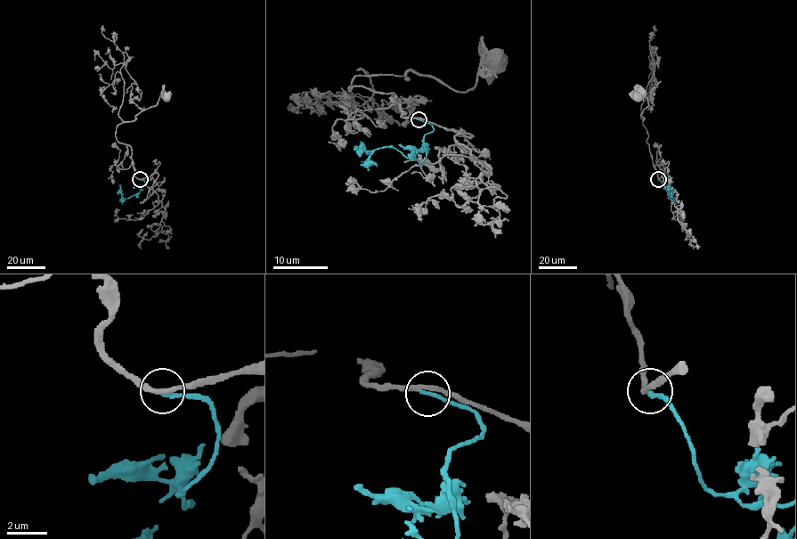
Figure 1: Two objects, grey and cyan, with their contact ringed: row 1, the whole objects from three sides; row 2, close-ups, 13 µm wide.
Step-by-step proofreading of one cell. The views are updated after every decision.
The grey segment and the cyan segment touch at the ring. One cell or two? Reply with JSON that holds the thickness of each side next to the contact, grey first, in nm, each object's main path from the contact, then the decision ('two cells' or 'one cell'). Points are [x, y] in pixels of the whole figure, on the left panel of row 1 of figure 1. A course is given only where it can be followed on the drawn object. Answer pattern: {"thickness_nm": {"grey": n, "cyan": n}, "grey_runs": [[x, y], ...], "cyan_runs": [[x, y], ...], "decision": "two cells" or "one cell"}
{"thickness_nm": {"grey": 240, "cyan": 200}, "grey_runs": [[140, 179], [134, 174], [132, 148], [117, 139], [116, 127], [134, 121], [160, 95], [167, 97]], "cyan_runs": [[140, 179], [144, 181], [142, 190], [130, 197], [124, 199], [118, 185]], "decision": "one cell"}

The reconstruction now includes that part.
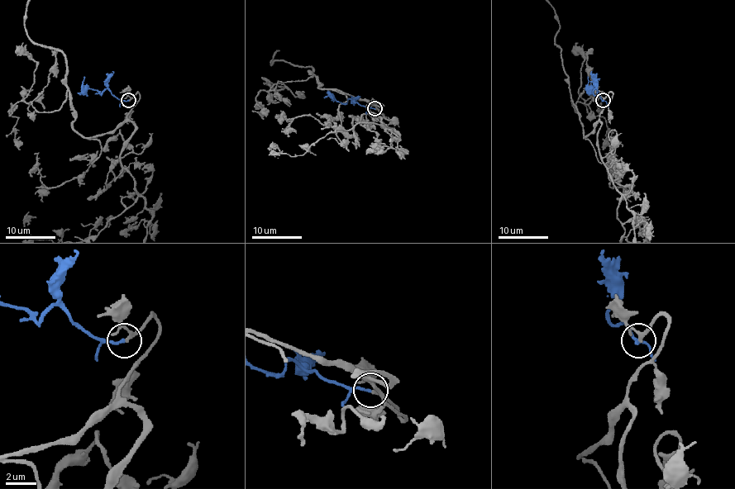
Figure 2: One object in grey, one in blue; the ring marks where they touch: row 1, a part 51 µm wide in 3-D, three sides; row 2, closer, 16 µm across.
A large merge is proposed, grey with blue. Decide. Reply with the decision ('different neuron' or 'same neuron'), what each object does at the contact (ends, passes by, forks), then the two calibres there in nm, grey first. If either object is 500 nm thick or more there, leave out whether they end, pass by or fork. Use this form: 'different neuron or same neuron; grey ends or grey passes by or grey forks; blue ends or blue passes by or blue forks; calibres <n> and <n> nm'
different neuron; grey passes by; blue ends; calibres 150 and 170 nm

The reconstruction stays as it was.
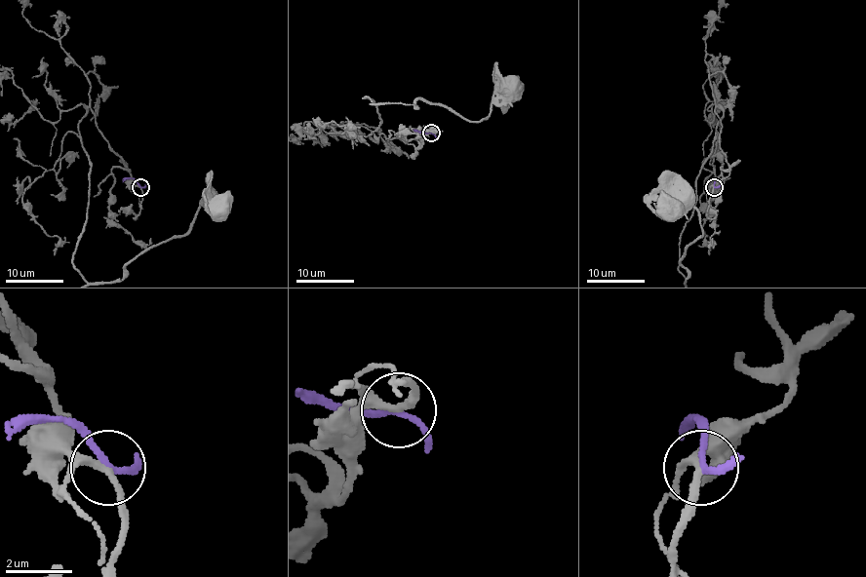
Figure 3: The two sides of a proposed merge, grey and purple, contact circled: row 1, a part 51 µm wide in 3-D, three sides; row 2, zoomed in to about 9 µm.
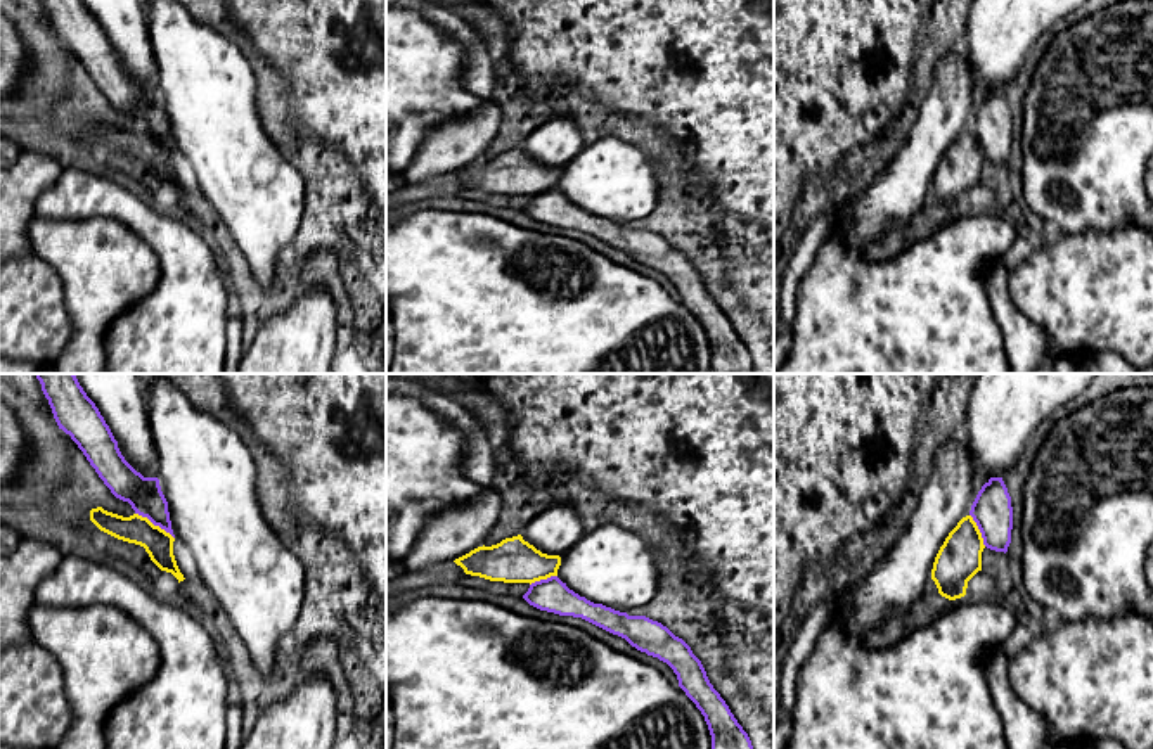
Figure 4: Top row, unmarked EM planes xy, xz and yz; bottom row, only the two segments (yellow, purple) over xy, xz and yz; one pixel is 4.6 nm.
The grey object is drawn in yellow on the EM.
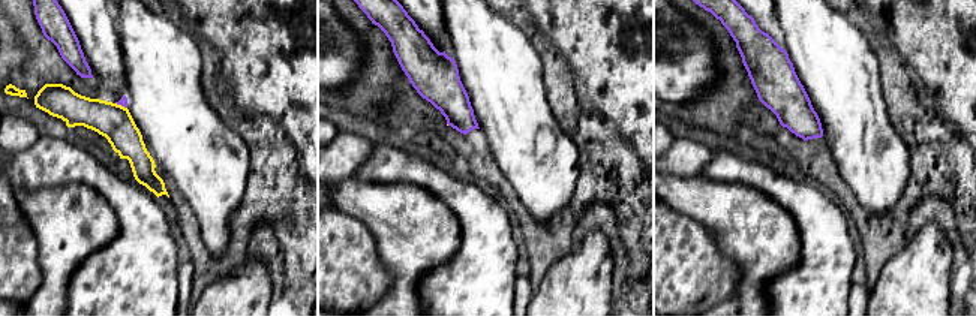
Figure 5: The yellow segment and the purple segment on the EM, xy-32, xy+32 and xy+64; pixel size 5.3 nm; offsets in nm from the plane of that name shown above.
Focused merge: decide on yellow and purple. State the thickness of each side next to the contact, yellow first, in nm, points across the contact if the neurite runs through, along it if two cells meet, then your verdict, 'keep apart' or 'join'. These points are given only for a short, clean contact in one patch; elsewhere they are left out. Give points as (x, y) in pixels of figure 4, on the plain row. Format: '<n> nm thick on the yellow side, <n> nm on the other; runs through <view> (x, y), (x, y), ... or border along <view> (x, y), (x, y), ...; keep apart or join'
140 nm thick on the yellow side, 160 nm on the other; border along xy (135, 125), (163, 140), (173, 151); keep apart

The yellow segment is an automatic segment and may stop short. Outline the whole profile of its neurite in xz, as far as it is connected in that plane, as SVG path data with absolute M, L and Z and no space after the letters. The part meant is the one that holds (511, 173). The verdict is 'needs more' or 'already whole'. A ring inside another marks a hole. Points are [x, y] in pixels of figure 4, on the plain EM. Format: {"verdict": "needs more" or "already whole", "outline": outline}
{"verdict": "already whole", "outline": "M518 147L492 159L478 159L454 175L471 189L531 197L557 189L561 170L542 166Z"}

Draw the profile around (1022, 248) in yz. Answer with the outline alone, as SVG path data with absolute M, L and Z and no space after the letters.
M1016 234L1011 247L1004 254L1004 268L1008 273L1013 273L1034 251L1032 242L1027 235Z

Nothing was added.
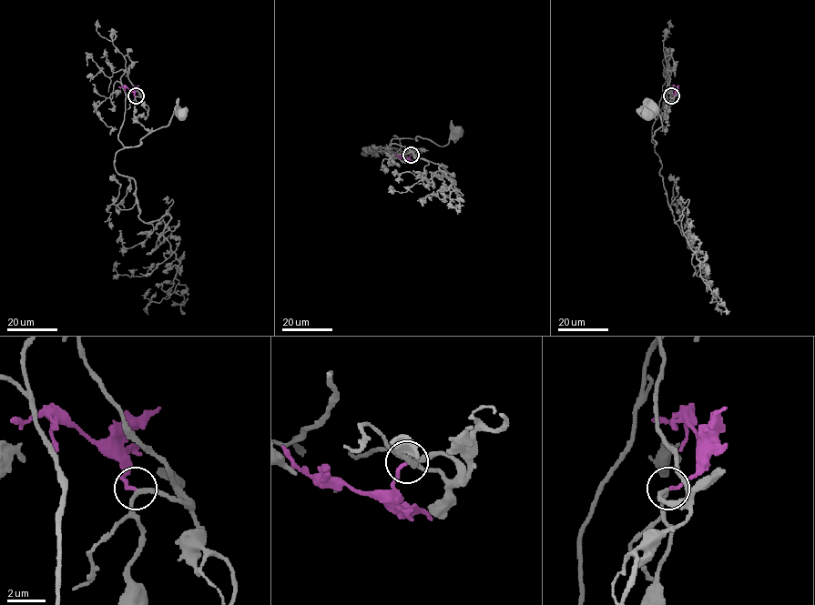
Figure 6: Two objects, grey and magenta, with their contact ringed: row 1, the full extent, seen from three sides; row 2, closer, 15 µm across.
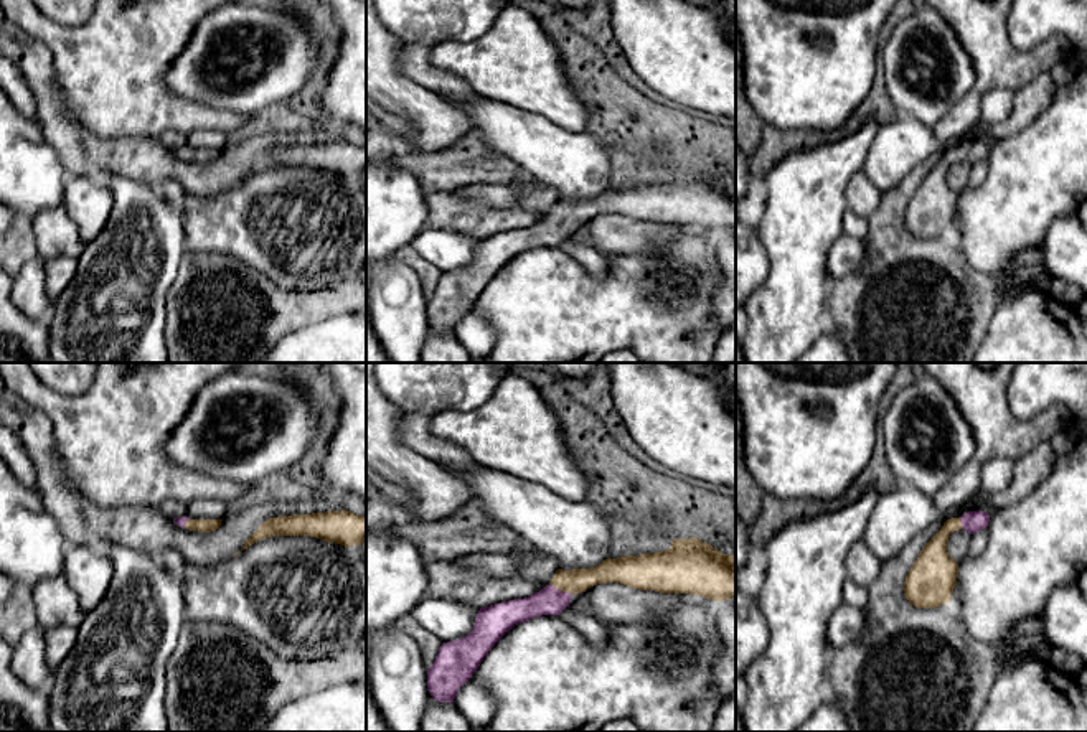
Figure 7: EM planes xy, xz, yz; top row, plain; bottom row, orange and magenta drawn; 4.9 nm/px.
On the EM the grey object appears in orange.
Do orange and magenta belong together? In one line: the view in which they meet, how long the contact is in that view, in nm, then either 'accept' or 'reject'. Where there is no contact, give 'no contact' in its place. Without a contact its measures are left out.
xz | 120 nm | accept

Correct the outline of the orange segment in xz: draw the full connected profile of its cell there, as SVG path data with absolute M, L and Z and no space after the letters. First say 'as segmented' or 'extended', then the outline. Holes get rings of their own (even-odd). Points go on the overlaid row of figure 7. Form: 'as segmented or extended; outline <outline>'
extended; outline M689 537L673 539L668 551L655 554L609 557L591 569L558 569L539 592L480 608L473 630L465 638L442 643L427 669L431 696L439 702L454 702L488 651L515 625L541 615L559 615L569 607L572 594L609 582L722 602L736 595L736 556Z

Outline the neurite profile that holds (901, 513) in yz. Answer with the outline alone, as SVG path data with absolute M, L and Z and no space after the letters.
M894 486L878 495L863 541L884 564L919 533L968 511L985 511L991 518L998 509L973 498L958 506L939 509L934 500L919 490Z

